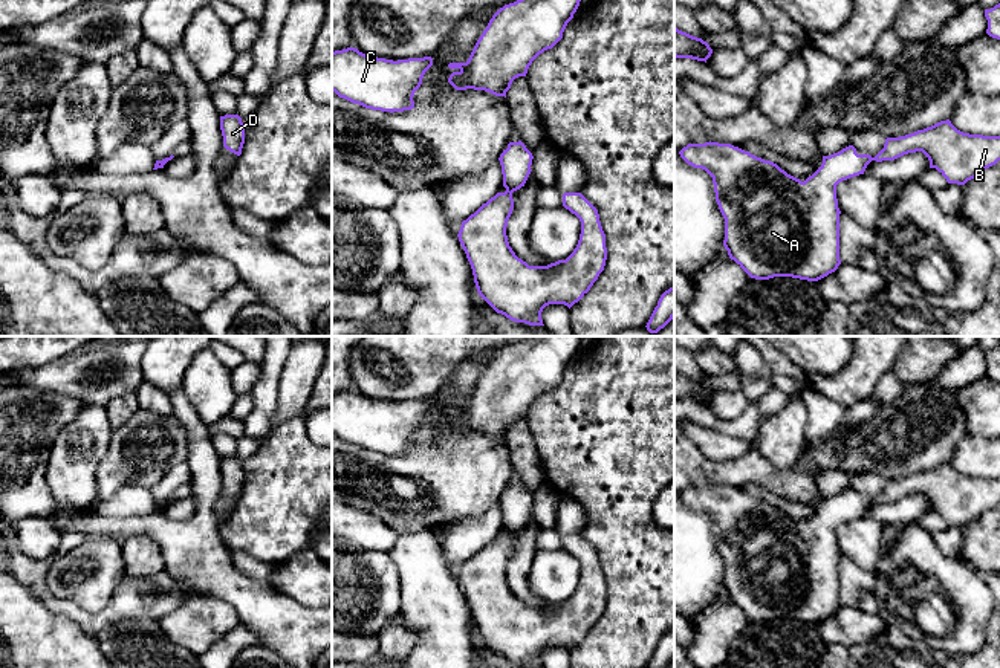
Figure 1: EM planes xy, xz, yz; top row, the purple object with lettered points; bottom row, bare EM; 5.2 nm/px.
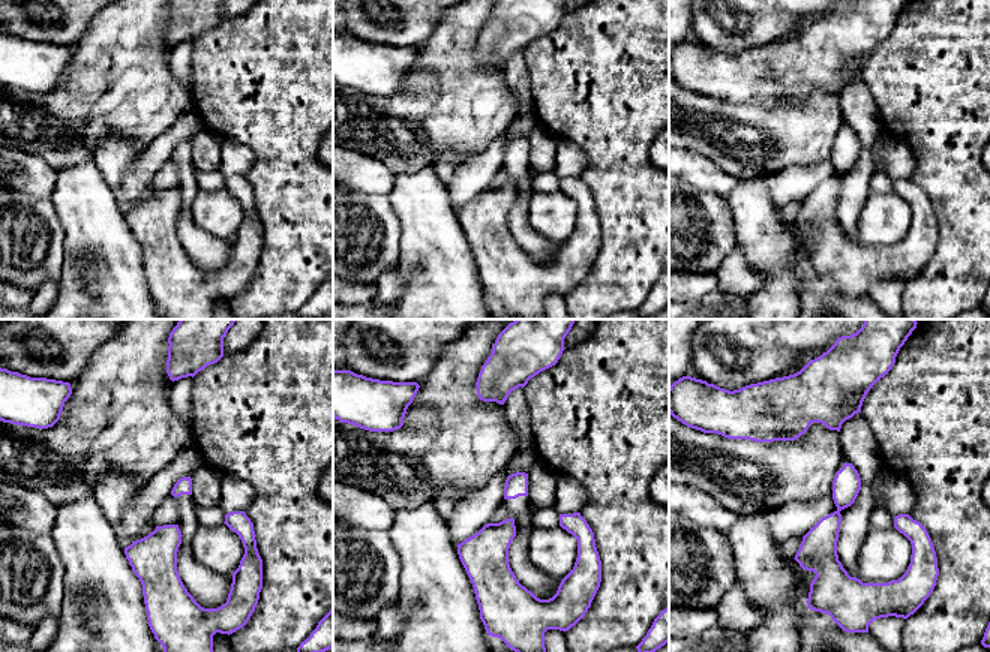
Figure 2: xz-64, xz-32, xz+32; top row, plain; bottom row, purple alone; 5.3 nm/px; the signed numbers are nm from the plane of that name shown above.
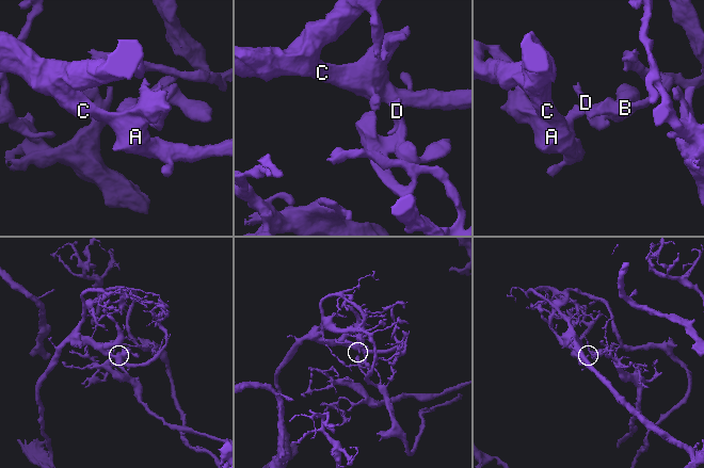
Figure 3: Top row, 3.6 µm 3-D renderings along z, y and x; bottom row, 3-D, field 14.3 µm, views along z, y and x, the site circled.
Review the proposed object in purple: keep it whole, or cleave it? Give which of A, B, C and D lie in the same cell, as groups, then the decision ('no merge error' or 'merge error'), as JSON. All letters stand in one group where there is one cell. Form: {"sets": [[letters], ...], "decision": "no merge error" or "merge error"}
{"sets": [["A", "C"], ["B", "D"]], "decision": "merge error"}

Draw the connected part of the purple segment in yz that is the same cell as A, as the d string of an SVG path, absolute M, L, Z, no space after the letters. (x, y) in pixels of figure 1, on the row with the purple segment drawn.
M688 144L679 151L694 168L705 170L714 183L716 202L725 219L723 246L751 278L792 277L818 281L835 272L839 260L839 208L836 185L864 174L870 154L858 154L853 145L823 156L821 167L804 182L777 164L731 144Z

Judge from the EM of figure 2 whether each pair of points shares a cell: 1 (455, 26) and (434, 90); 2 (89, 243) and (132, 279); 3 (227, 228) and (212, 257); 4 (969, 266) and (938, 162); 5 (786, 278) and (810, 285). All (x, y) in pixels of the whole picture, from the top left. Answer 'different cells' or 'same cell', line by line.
1: same cell
2: same cell
3: different cells
4: same cell
5: different cells

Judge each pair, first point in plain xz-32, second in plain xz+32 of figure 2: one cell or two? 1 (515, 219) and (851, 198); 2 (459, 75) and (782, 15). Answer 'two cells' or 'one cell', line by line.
1: one cell
2: two cells

